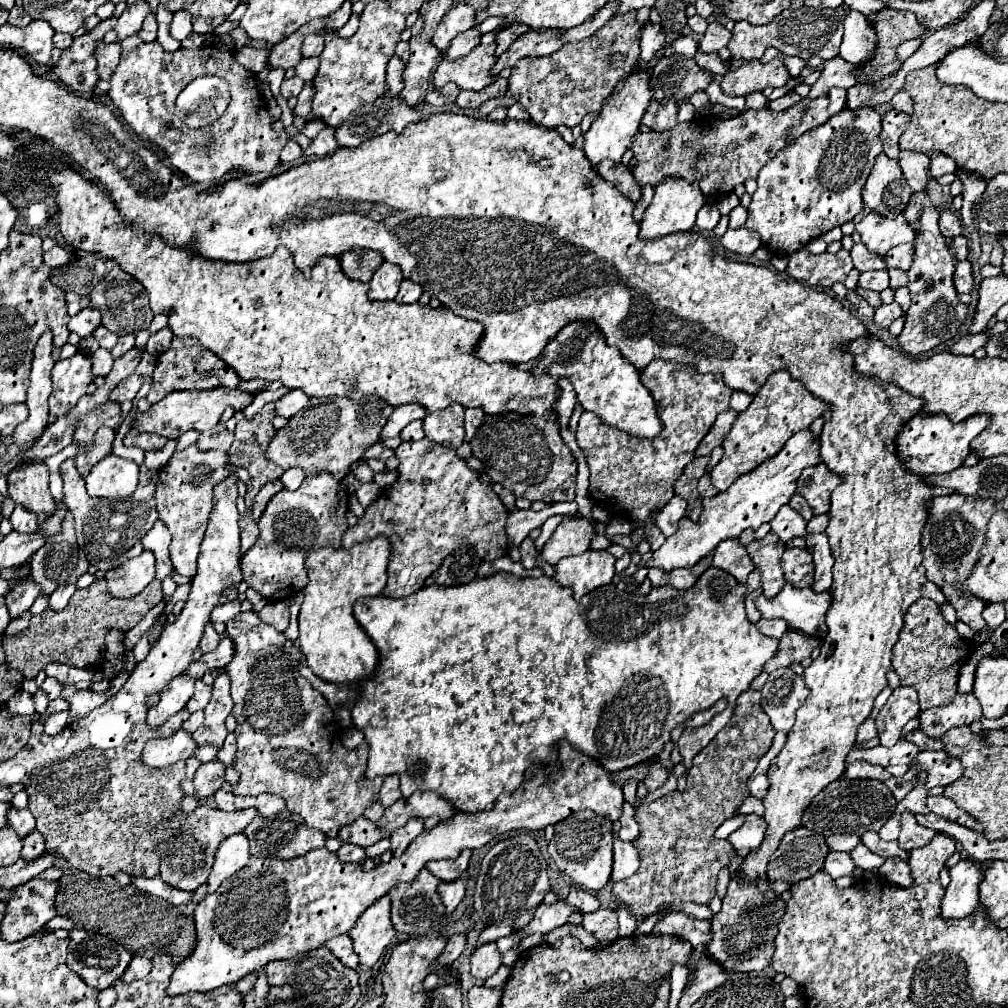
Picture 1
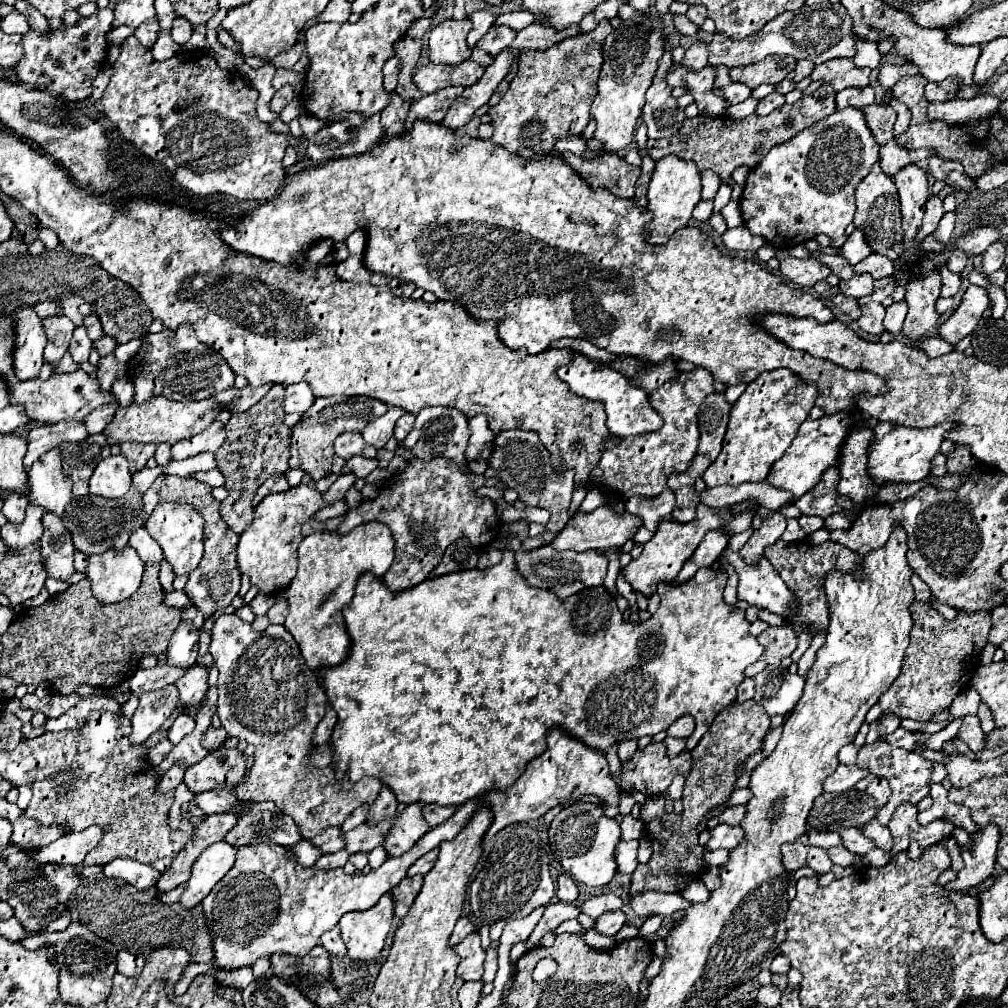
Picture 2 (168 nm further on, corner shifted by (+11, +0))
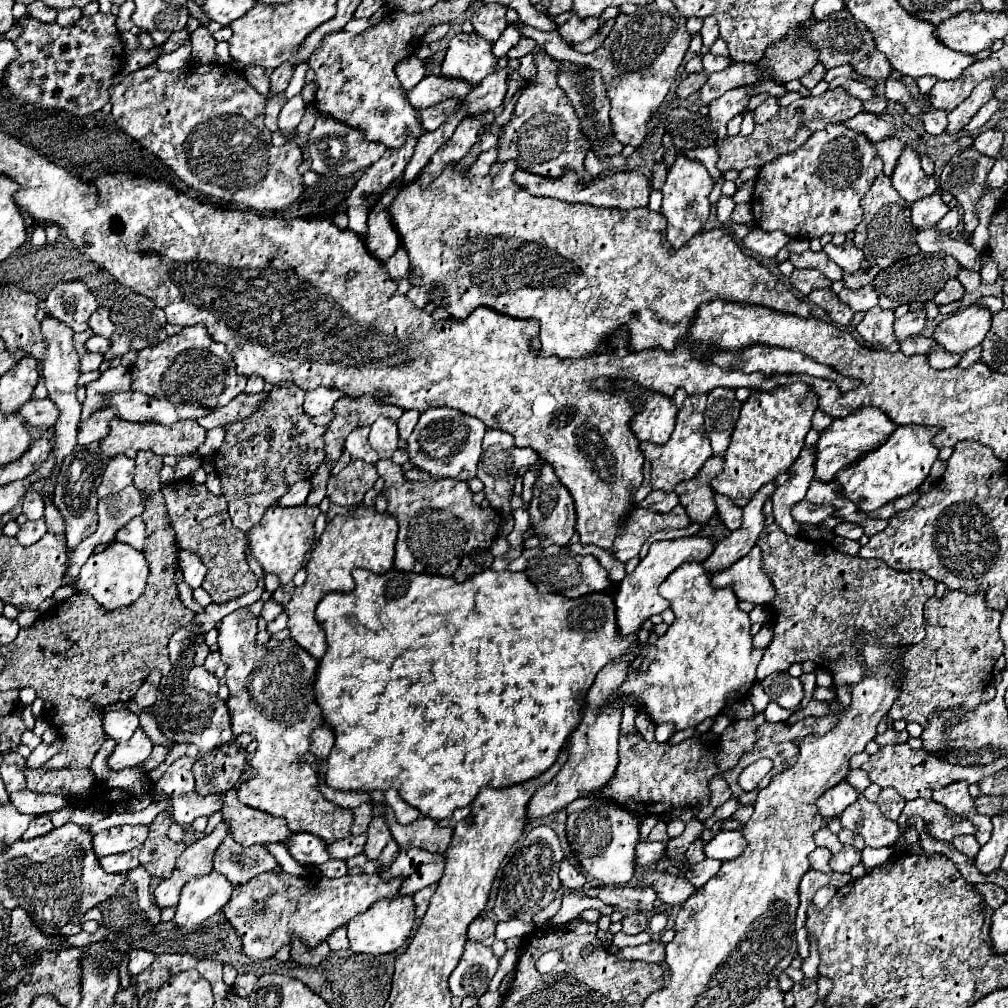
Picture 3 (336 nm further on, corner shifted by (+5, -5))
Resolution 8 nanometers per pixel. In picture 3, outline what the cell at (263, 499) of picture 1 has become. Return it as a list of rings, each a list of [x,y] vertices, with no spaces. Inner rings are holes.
[[[299,480],[297,484],[293,484],[289,488],[289,492],[285,496],[279,498],[279,506],[299,506],[299,504],[305,504],[305,498],[309,496],[309,490],[311,490],[311,482],[309,480]]]

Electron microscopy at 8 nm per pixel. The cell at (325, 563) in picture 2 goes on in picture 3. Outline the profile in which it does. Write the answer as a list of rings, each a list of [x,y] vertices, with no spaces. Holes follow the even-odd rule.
[[[359,506],[359,510],[349,516],[335,516],[325,532],[319,538],[317,548],[311,552],[311,558],[307,562],[307,580],[301,588],[295,588],[291,602],[285,606],[285,612],[289,616],[289,632],[291,638],[305,648],[315,660],[321,660],[325,656],[325,634],[315,620],[315,608],[321,602],[321,598],[329,592],[341,590],[351,592],[355,582],[351,578],[353,568],[365,568],[375,574],[385,574],[393,568],[395,558],[395,540],[397,540],[397,522],[393,516],[387,516],[387,512],[377,514],[373,508]]]

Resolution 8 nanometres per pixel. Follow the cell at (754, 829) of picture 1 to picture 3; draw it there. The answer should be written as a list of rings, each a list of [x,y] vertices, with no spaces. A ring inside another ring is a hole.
[[[721,830],[713,836],[713,840],[705,846],[705,856],[715,860],[733,860],[743,854],[745,850],[745,838],[739,830]]]

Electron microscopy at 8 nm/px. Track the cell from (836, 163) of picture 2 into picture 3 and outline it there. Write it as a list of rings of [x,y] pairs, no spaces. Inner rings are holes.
[[[833,124],[815,132],[797,150],[761,168],[751,198],[755,224],[765,232],[781,230],[797,240],[853,232],[863,218],[859,202],[881,172],[883,162],[875,152],[875,144],[845,124]]]

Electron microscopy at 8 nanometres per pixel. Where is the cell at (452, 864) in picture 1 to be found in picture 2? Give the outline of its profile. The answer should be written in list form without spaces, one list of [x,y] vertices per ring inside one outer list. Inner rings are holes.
[[[433,849],[433,851],[425,853],[423,857],[419,857],[419,859],[409,867],[407,875],[409,875],[409,877],[415,877],[415,875],[427,875],[427,873],[431,871],[431,867],[435,865],[437,855],[439,855],[439,849]]]

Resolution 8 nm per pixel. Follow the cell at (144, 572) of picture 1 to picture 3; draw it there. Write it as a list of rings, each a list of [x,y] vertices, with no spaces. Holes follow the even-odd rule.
[[[115,540],[103,552],[89,556],[89,560],[81,568],[77,590],[91,594],[103,608],[115,610],[119,606],[133,604],[143,594],[147,576],[149,576],[149,564],[143,552]]]

